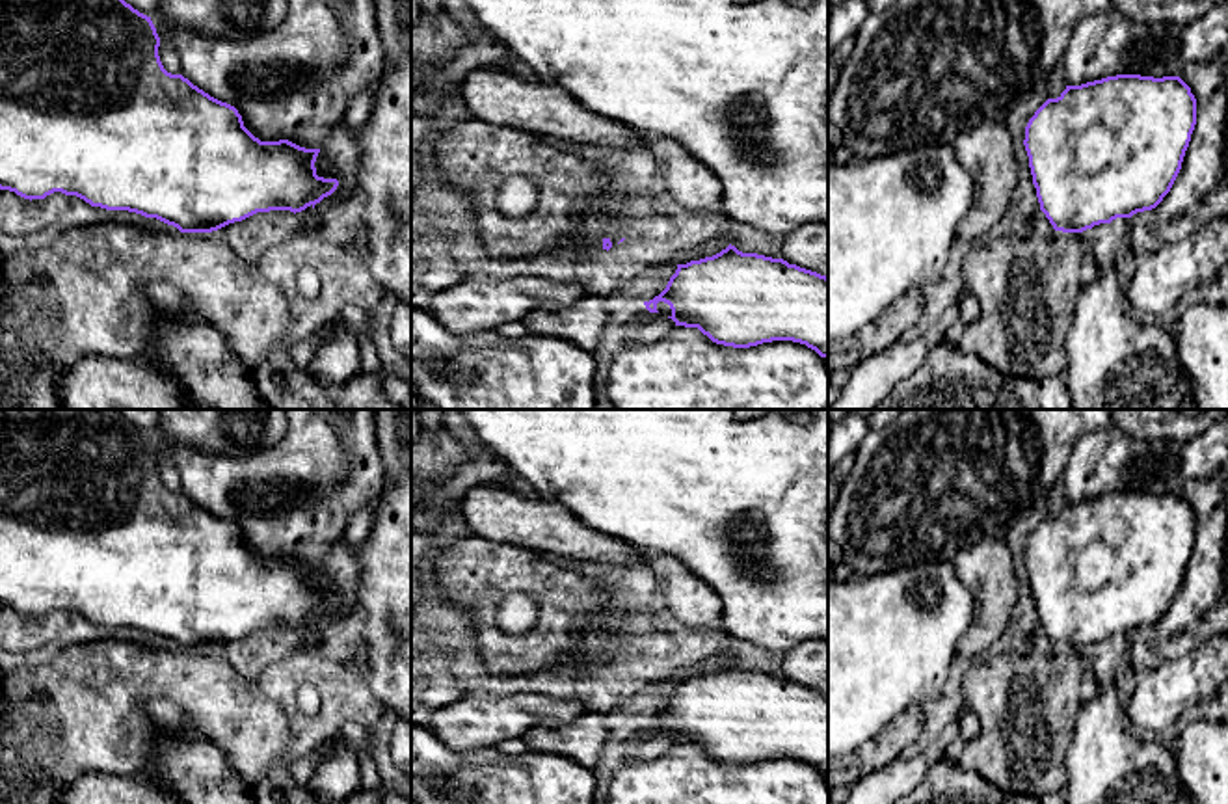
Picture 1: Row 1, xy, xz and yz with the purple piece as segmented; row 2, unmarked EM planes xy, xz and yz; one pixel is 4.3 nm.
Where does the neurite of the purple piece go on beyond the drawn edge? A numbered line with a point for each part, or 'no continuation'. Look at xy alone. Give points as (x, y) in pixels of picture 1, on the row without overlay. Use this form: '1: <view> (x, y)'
no continuation

